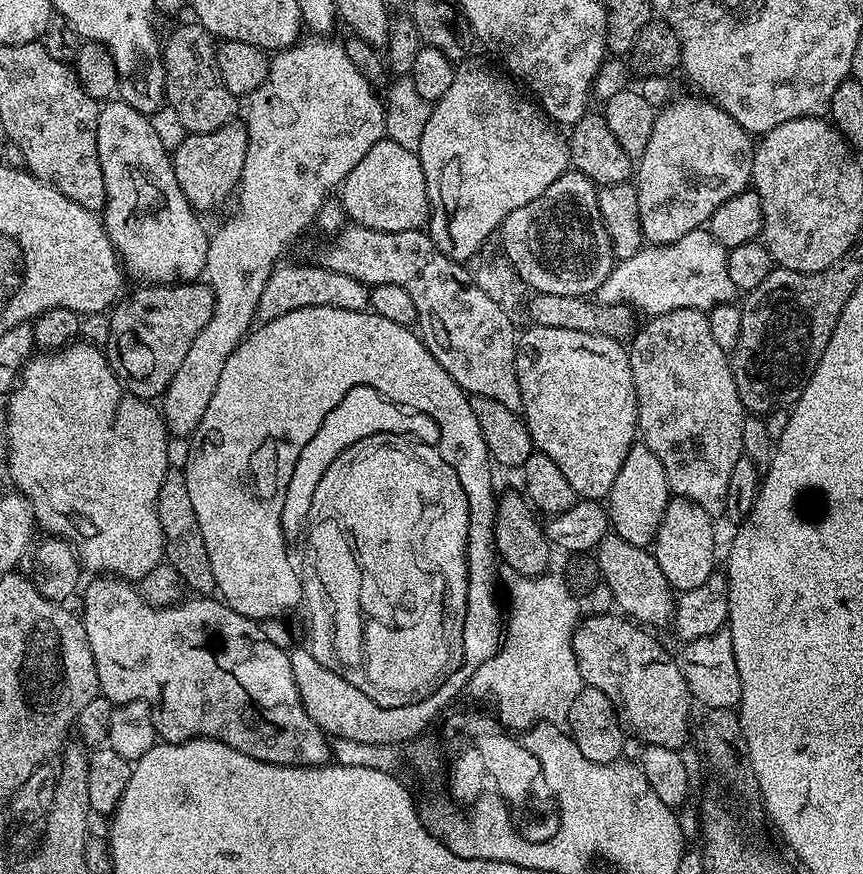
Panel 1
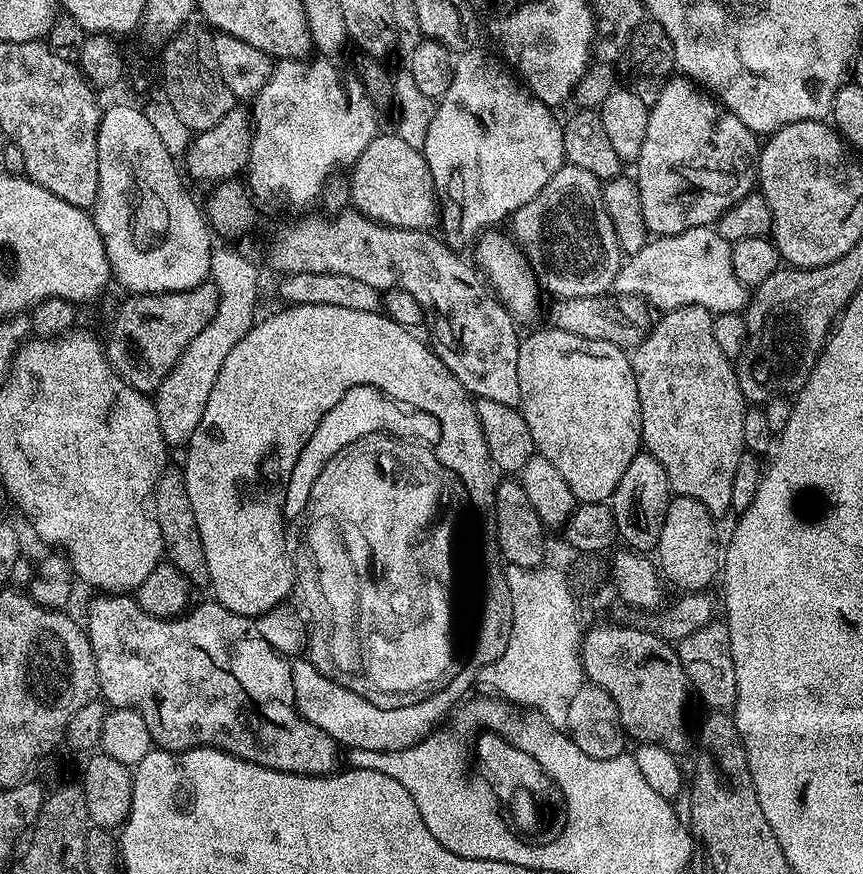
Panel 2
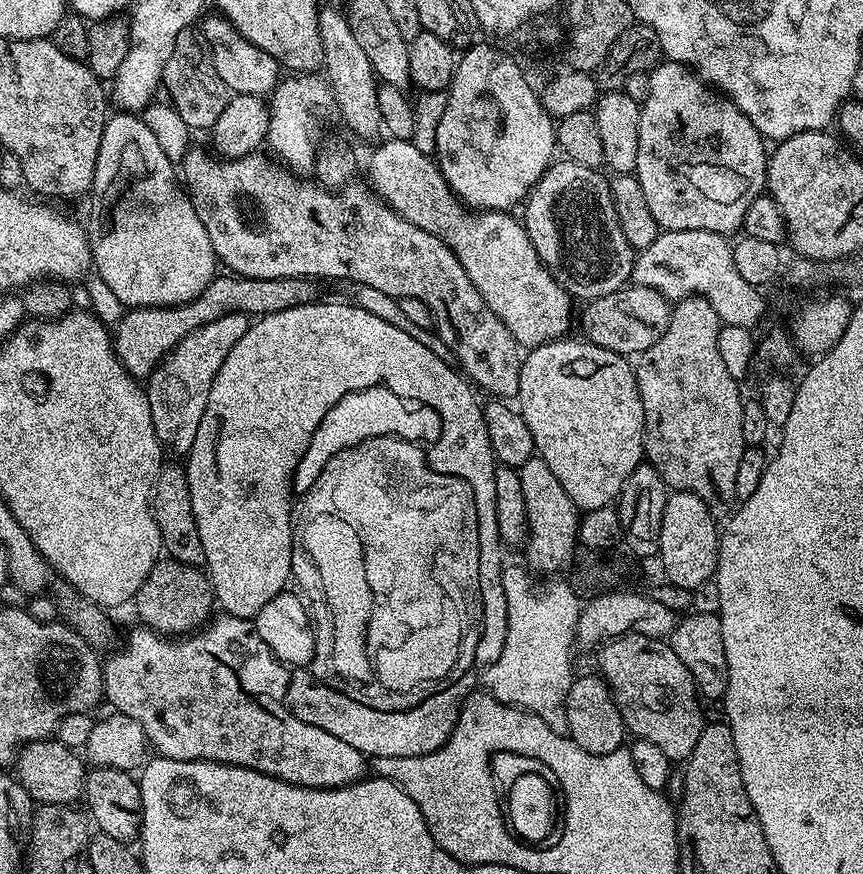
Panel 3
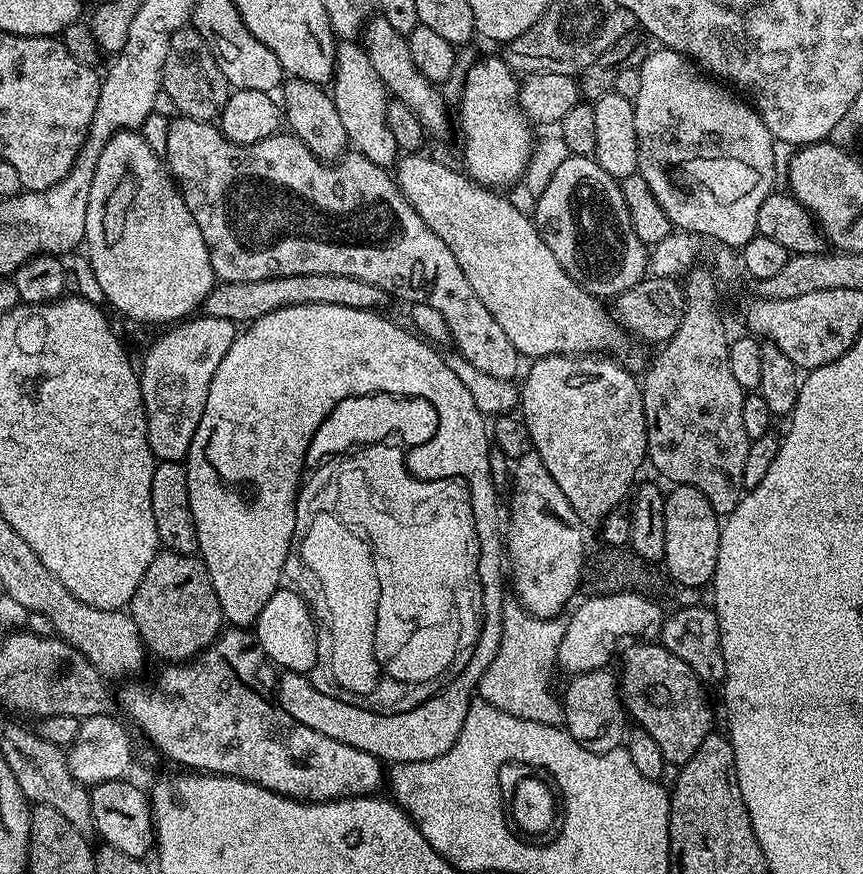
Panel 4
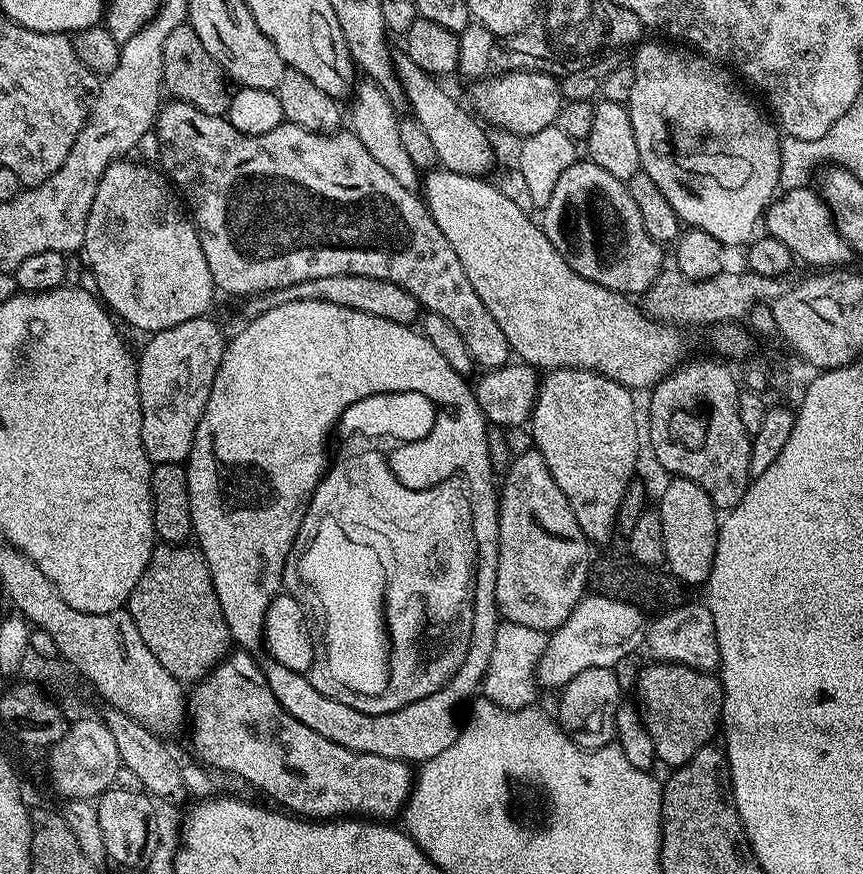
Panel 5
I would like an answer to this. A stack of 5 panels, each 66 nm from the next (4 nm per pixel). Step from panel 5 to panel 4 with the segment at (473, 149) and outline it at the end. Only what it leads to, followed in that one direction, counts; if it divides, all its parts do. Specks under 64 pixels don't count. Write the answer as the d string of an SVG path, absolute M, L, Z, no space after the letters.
M376 14L364 25L362 45L368 52L375 73L385 83L388 92L395 99L405 103L417 115L425 133L432 135L433 132L436 136L446 135L449 105L444 103L439 87L428 80L426 74L422 74L422 70L418 70L418 66L414 66L414 58L410 58L408 37L398 34L398 30L394 30L394 26L390 26L390 22L386 22L386 18Z

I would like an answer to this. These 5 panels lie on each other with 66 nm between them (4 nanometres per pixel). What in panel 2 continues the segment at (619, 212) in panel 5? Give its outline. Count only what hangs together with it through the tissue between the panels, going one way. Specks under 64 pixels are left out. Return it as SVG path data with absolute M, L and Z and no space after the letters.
M565 163L540 193L510 217L511 235L528 258L532 273L556 298L605 295L615 285L622 253L614 222L602 202L601 180L590 170Z

